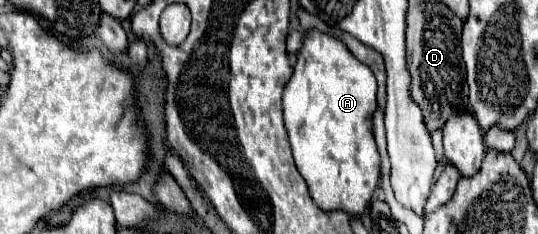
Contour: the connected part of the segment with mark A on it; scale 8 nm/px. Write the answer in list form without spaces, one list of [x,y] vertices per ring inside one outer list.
[[[312,28],[310,34],[304,34],[304,46],[302,46],[302,50],[298,54],[298,62],[294,66],[294,74],[292,74],[290,82],[284,88],[284,122],[286,122],[288,136],[290,136],[296,168],[302,174],[304,182],[308,184],[310,196],[312,196],[314,204],[320,206],[320,210],[342,210],[348,216],[362,216],[364,210],[368,208],[368,204],[372,200],[372,194],[376,190],[378,172],[380,172],[380,162],[378,162],[380,156],[378,156],[378,148],[376,148],[376,142],[374,142],[374,134],[372,134],[372,114],[374,114],[374,110],[376,110],[376,78],[374,78],[372,70],[366,64],[362,64],[356,58],[352,58],[350,52],[346,50],[346,46],[338,44],[336,38],[328,38],[328,34],[322,34],[316,28]]]

